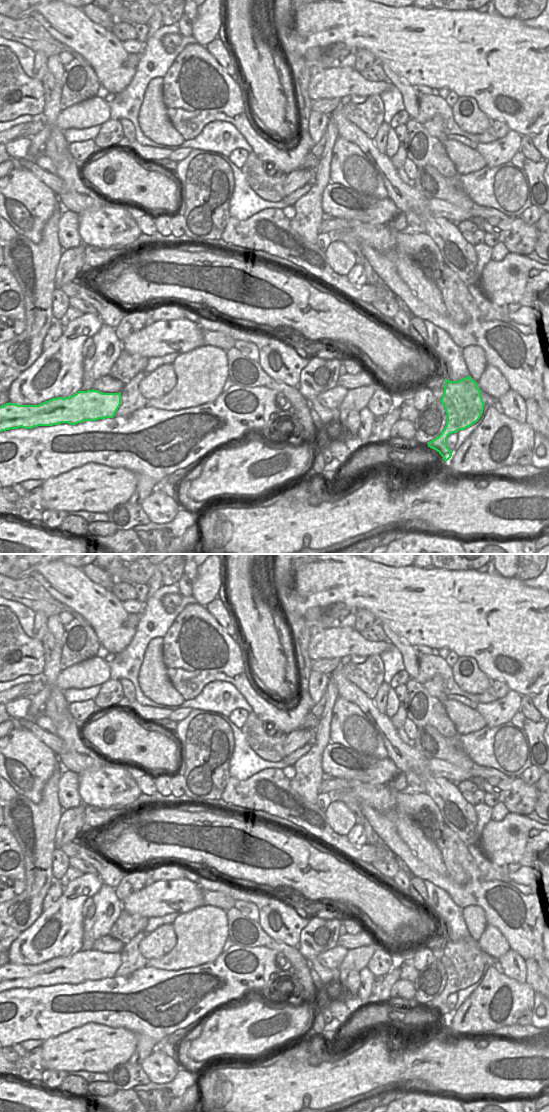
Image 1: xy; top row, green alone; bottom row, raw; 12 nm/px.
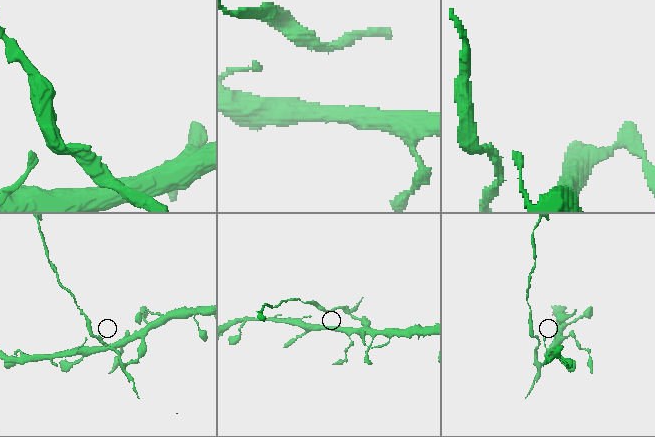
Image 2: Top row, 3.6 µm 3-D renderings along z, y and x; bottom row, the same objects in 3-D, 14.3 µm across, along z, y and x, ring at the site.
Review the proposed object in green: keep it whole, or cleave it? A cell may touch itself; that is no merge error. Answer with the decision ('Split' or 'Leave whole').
Split

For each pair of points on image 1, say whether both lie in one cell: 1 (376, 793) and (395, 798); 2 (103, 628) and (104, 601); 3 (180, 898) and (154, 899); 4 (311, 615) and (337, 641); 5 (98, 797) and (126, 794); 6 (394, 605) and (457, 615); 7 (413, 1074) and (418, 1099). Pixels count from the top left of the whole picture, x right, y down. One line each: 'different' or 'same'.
1: same
2: same
3: same
4: different
5: same
6: same
7: different

